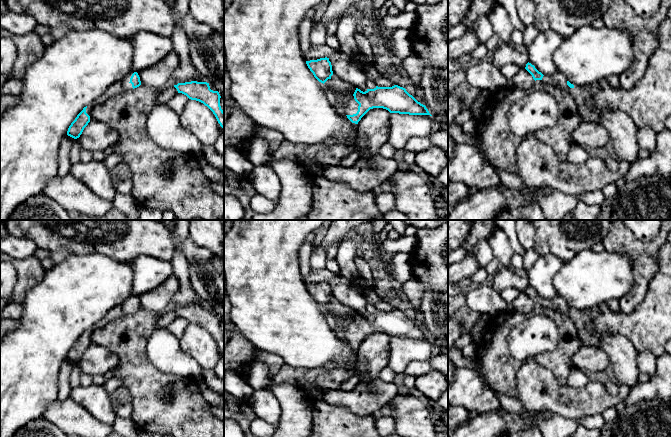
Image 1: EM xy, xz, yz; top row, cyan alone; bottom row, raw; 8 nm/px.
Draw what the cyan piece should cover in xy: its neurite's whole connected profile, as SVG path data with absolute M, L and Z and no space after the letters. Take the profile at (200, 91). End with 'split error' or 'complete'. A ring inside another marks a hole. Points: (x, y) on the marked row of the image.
M185 82L174 85L178 93L186 95L191 100L196 100L207 106L215 115L218 123L224 128L224 111L220 106L220 94L210 89L207 82Z | complete

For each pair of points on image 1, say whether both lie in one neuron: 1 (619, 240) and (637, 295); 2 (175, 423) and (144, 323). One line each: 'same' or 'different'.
1: same
2: same

